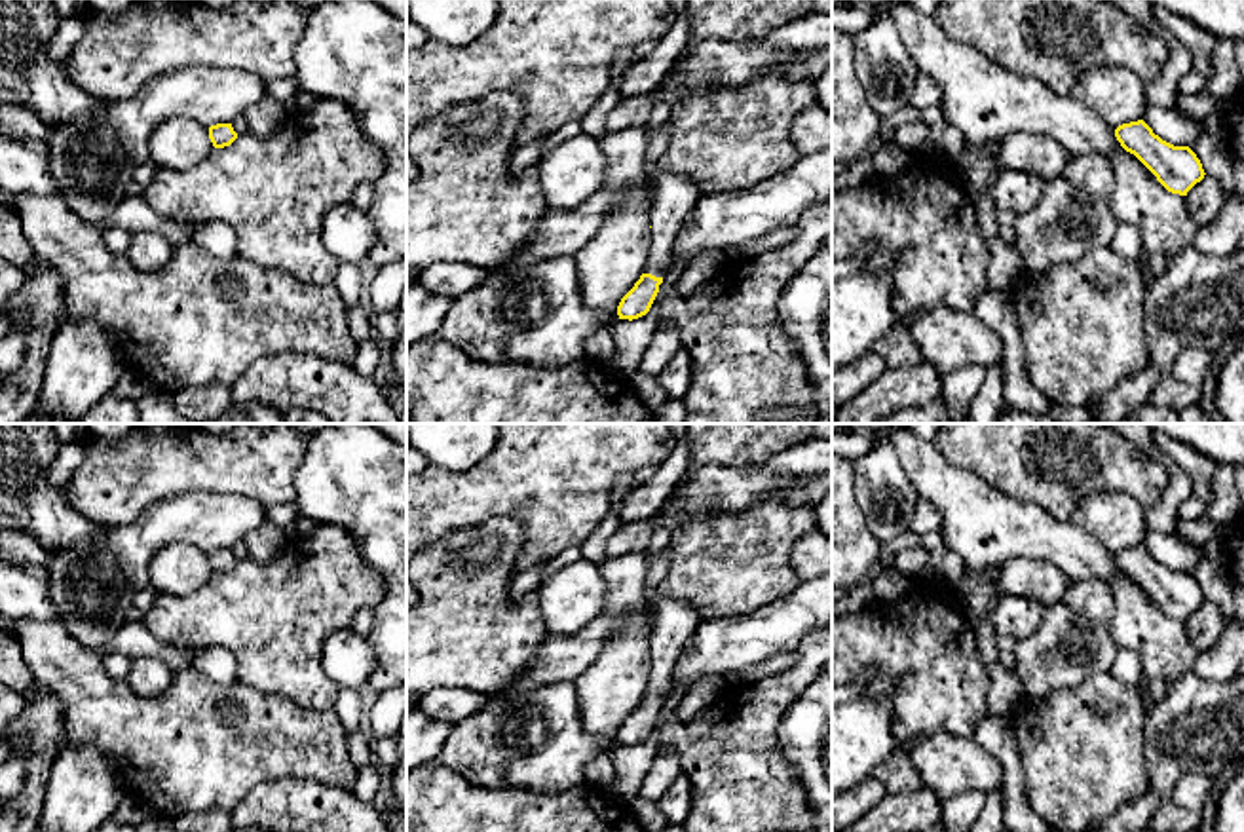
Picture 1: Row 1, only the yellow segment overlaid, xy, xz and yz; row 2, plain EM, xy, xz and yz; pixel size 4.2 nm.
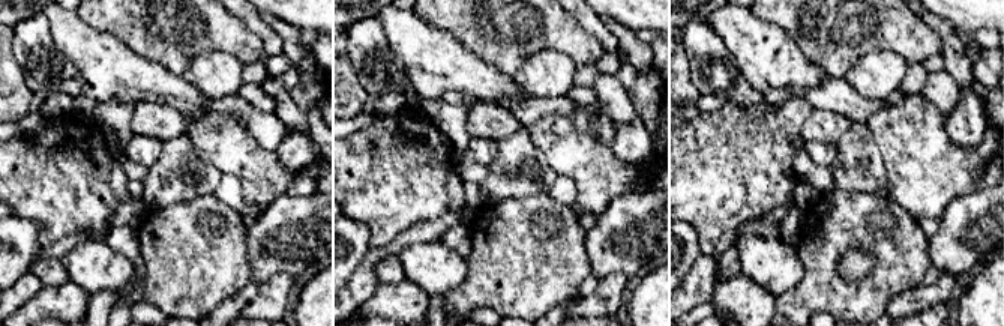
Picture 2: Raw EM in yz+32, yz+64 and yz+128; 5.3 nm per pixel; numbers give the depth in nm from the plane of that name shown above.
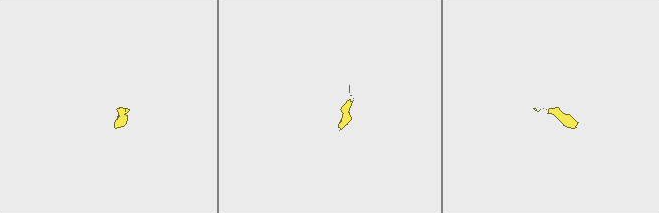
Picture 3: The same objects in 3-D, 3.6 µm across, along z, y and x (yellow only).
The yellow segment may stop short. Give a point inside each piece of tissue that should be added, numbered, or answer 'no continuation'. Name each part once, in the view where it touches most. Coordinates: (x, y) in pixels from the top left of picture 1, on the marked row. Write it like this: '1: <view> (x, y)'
1: xz (677, 196)

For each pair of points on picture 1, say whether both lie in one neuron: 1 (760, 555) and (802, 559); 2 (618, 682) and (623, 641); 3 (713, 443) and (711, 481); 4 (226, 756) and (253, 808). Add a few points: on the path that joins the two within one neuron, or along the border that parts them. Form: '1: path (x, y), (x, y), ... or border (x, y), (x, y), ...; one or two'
1: border (811, 529), (791, 553), (791, 568), (798, 580); two
2: path (622, 673), (623, 650); one
3: border (756, 468), (699, 468), (682, 481); two
4: border (287, 777), (261, 781), (230, 812); two

